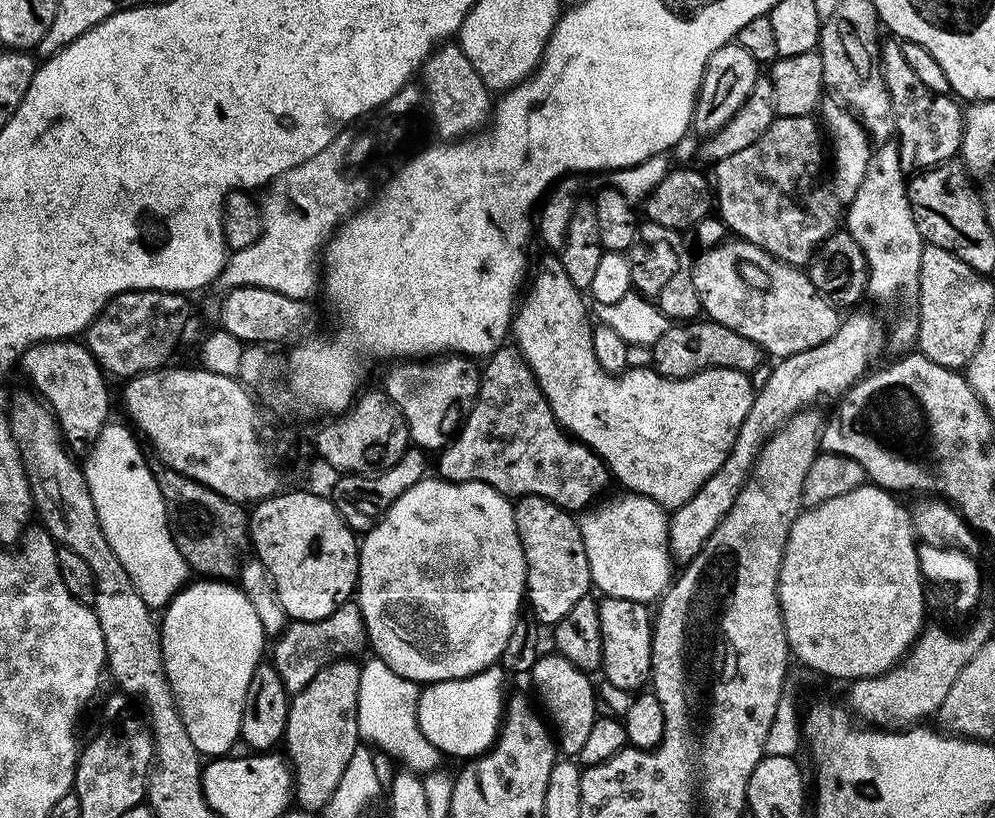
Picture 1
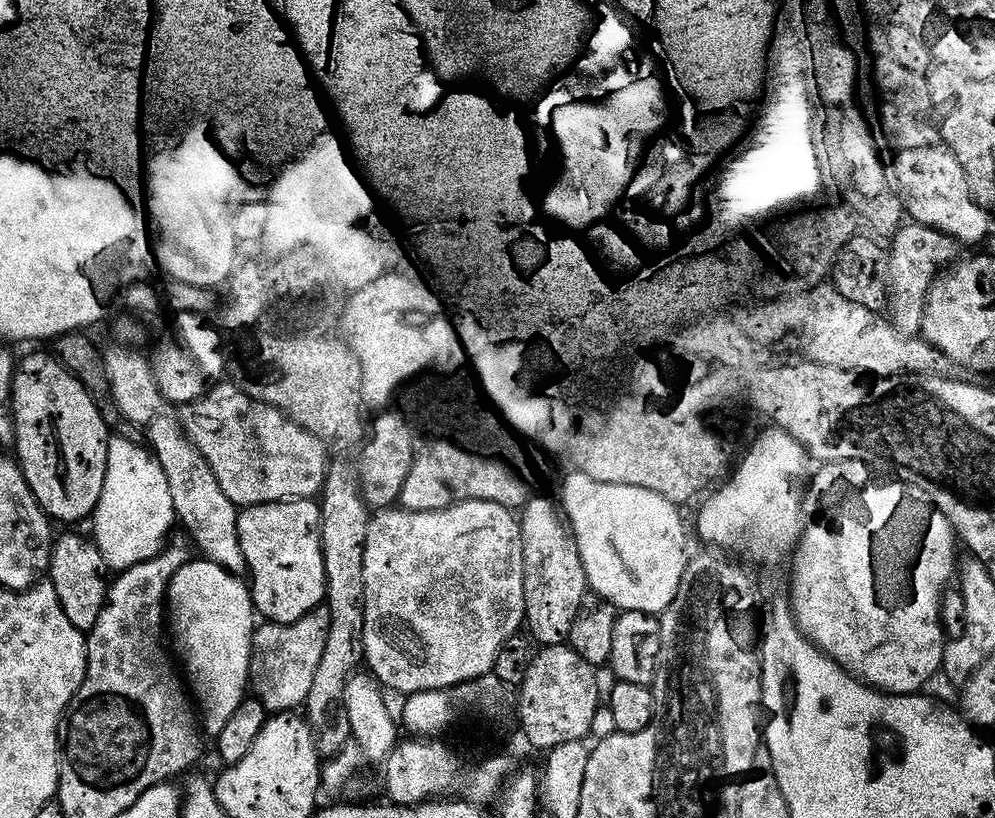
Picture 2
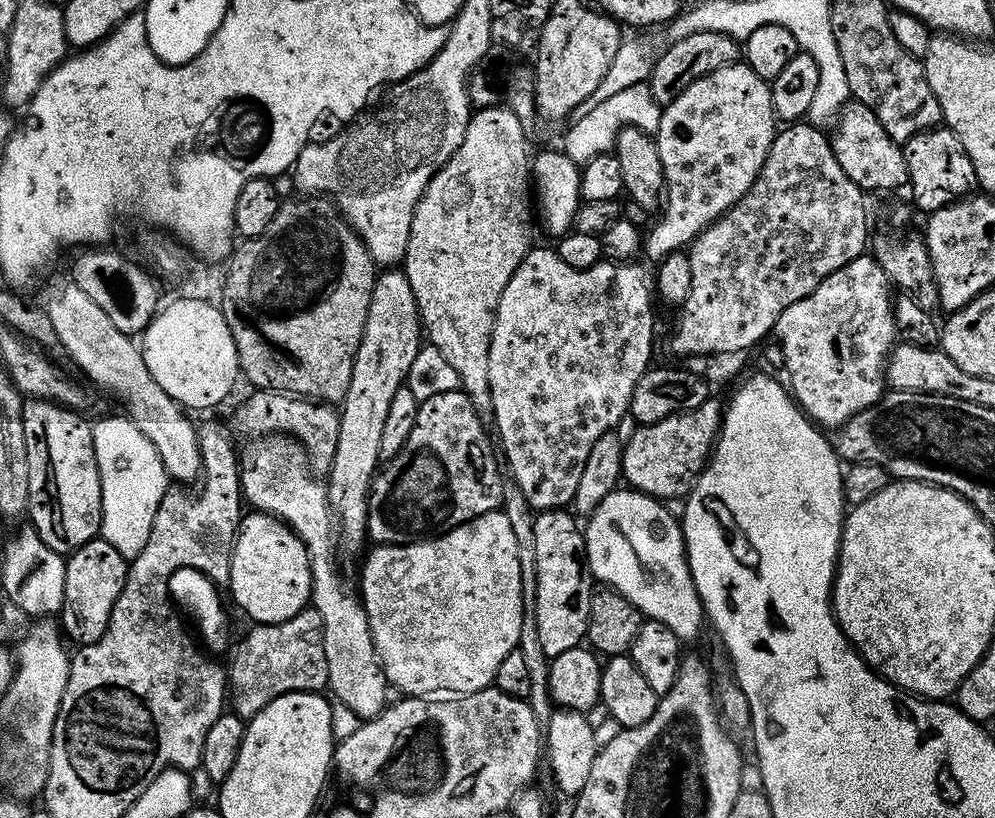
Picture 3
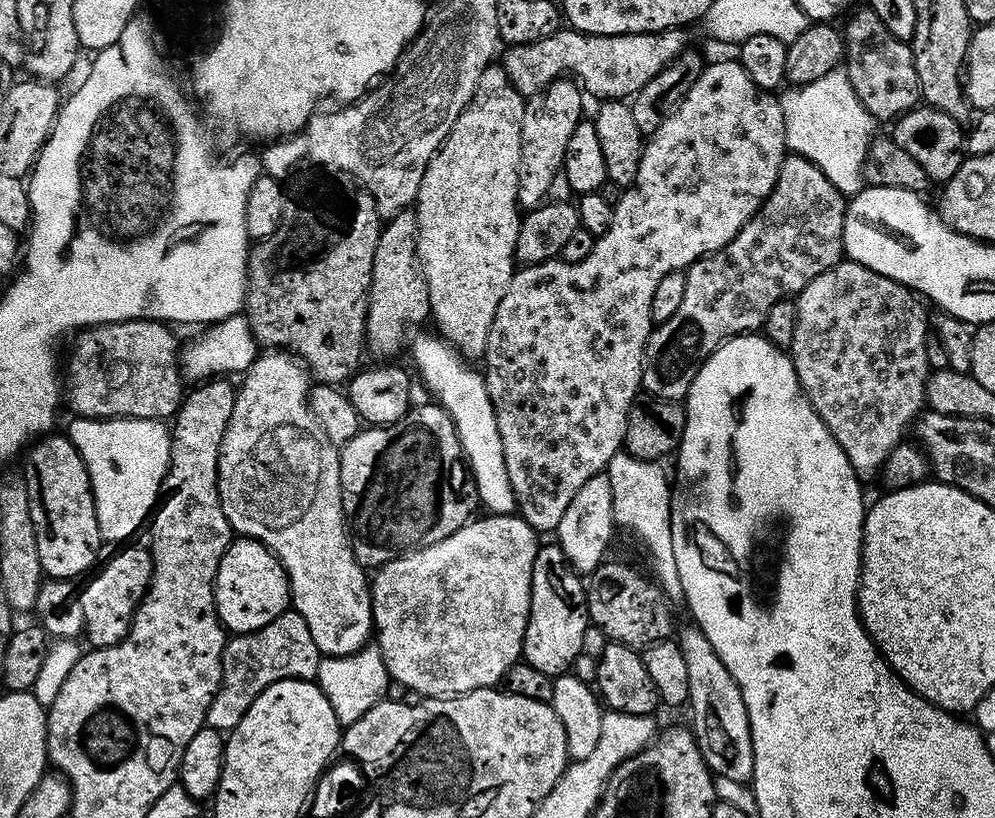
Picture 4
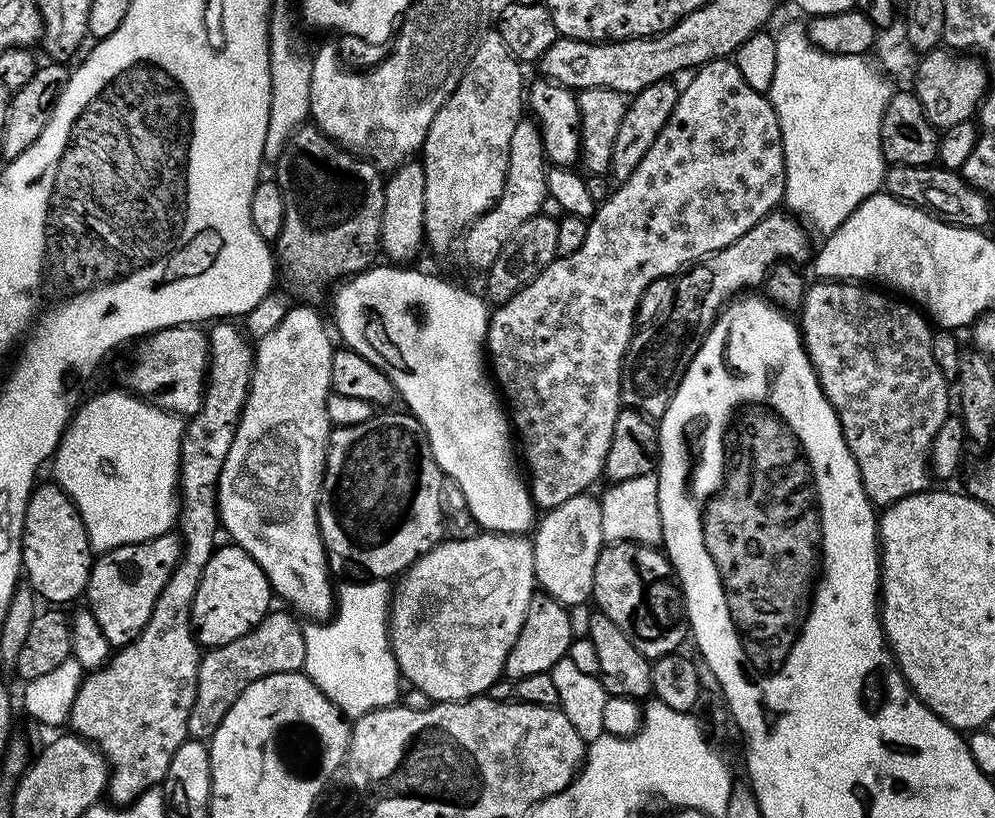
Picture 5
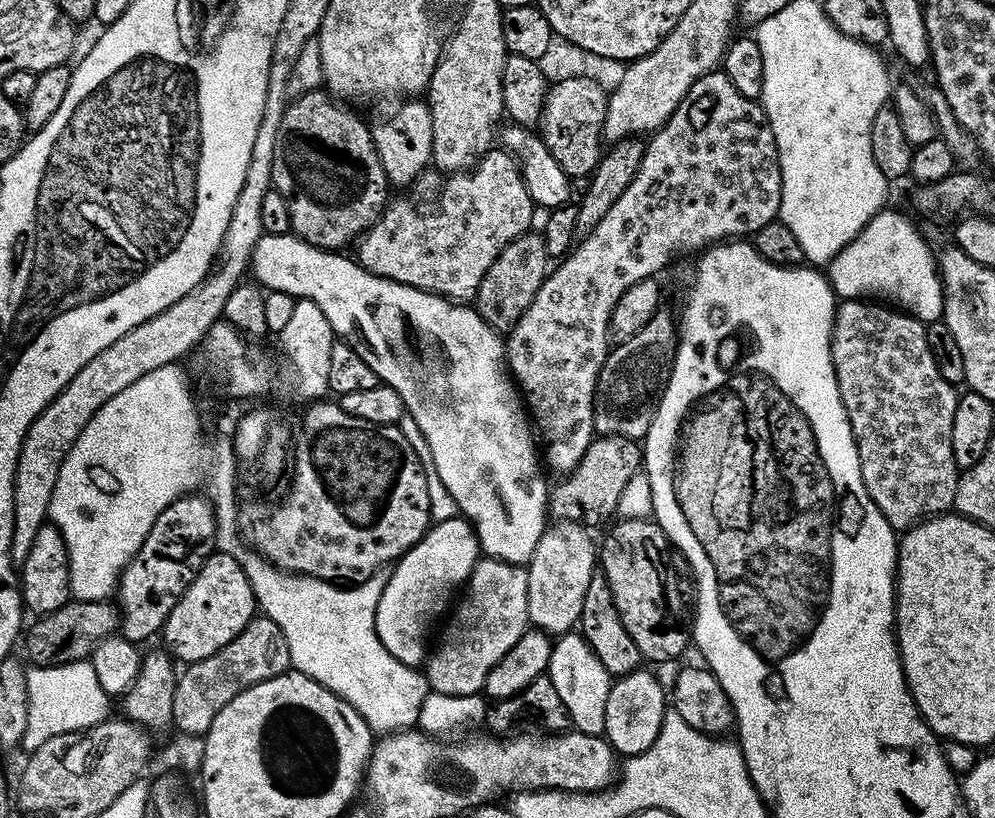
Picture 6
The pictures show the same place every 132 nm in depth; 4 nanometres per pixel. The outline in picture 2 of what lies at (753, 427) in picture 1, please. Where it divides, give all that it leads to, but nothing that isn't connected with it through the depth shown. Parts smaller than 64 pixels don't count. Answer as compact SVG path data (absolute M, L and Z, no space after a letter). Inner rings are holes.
M901 223L899 231L890 242L891 295L894 303L890 308L890 320L902 336L914 336L920 332L924 317L924 301L933 280L945 266L957 259L958 245L955 240L925 224Z

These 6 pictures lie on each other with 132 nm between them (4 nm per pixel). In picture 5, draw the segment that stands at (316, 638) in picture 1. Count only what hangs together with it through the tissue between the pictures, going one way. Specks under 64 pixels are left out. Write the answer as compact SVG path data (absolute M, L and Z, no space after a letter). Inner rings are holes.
M269 611L268 615L254 626L242 638L234 638L234 642L226 642L226 646L207 649L200 657L198 666L198 690L194 694L194 706L190 706L188 734L191 739L211 741L214 730L222 726L222 718L226 718L226 710L238 702L238 694L250 686L250 682L258 682L258 678L266 678L270 674L286 674L303 669L306 662L306 646L302 624L291 611Z

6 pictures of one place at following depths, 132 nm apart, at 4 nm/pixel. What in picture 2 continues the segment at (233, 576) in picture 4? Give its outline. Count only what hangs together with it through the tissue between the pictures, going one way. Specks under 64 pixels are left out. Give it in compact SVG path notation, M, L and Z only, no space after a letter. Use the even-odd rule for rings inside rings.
M315 499L249 504L237 511L237 534L247 564L252 606L273 624L289 624L324 604L326 570L320 537L320 505Z

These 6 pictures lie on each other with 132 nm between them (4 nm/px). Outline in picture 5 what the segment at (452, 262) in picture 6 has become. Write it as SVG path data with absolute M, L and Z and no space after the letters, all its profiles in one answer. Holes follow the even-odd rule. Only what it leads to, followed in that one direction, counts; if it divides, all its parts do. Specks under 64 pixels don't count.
M524 118L514 130L510 138L510 150L508 151L508 173L504 179L504 192L496 199L495 204L480 216L463 233L464 256L480 270L486 270L498 258L502 246L510 242L510 234L526 222L526 218L537 215L540 208L546 204L548 187L546 186L546 161L544 147L540 137L540 127L531 119Z

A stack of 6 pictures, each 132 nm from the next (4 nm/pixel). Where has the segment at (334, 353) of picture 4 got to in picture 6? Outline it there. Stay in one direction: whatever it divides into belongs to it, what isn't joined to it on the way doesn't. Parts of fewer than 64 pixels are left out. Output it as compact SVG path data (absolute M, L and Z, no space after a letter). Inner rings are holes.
M324 90L302 93L289 103L288 109L282 114L282 122L278 126L278 142L274 142L273 189L280 192L282 198L286 198L291 231L316 248L347 249L348 243L351 245L359 241L369 226L380 219L390 200L388 175L386 170L382 170L372 129L348 108L351 107L345 106Z

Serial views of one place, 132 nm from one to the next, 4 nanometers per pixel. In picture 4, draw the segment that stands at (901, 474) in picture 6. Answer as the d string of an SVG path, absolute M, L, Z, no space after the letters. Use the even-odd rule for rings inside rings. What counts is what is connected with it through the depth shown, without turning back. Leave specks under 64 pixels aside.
M847 258L841 259L839 264L830 266L830 270L818 274L818 278L814 278L814 282L810 282L802 289L799 296L795 297L794 303L796 306L796 325L794 326L794 342L790 349L790 355L796 377L800 383L800 391L811 402L812 408L822 418L822 422L828 427L830 434L838 442L838 446L842 446L842 450L846 454L850 466L856 471L856 475L860 477L861 481L868 482L871 476L872 479L879 477L880 468L886 462L886 458L905 439L904 431L907 428L909 431L910 425L925 407L924 385L930 375L926 356L926 348L930 345L930 316L924 313L923 306L925 307L925 305L922 303L921 297L911 288L907 288L905 284L894 282L890 278Z

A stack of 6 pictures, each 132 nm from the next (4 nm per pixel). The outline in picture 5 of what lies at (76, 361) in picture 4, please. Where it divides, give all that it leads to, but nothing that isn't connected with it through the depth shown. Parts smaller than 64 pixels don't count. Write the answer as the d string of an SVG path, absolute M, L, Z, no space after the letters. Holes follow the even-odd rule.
M179 324L176 328L160 328L139 341L140 349L124 376L123 387L181 418L191 418L204 405L204 386L208 379L208 334L203 327Z

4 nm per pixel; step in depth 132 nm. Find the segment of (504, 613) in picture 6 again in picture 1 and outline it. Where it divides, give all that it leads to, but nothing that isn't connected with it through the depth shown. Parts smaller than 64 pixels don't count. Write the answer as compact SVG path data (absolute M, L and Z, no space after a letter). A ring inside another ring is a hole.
M425 478L410 486L390 510L377 519L373 528L367 529L359 541L360 546L360 579L356 582L354 593L355 603L360 606L360 613L364 619L364 629L368 632L368 643L375 659L386 662L394 674L412 680L418 685L442 682L450 679L465 679L467 676L477 675L480 671L495 665L503 657L506 642L518 623L516 616L520 612L520 603L526 600L526 585L528 583L528 567L524 561L524 547L516 529L516 510L513 501L505 493L488 484L477 480L470 482L456 482L443 478Z

